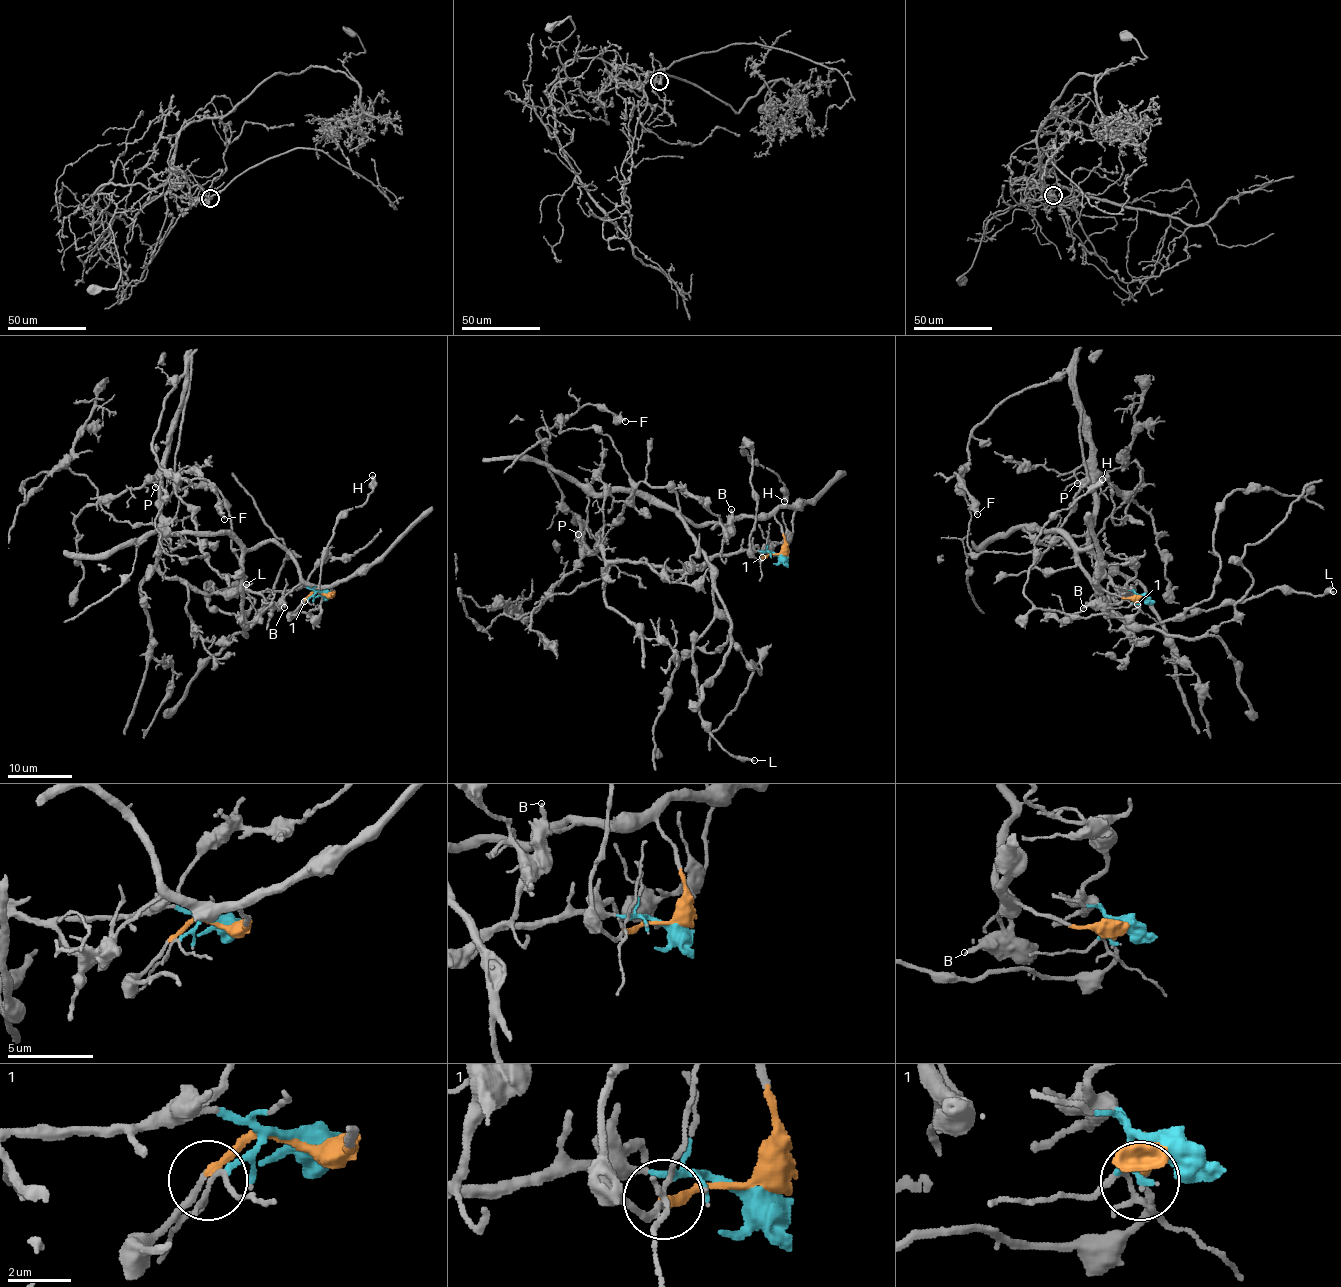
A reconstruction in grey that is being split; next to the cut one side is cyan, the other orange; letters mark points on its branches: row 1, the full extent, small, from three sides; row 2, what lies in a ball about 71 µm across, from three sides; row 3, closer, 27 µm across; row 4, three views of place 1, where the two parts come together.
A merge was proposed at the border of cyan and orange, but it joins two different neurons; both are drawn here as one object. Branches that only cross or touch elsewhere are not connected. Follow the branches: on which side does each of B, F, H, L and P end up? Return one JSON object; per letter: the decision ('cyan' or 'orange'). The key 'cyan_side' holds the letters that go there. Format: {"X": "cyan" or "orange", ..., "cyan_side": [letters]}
{"B": "cyan", "F": "cyan", "H": "orange", "L": "orange", "P": "cyan", "cyan_side": ["B", "F", "P"]}

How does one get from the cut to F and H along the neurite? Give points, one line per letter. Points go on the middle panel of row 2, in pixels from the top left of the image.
F: (780, 555), (746, 550), (665, 570), (581, 547), (538, 430), (593, 405), (625, 420)
H: (778, 555), (757, 560), (750, 549), (756, 498), (745, 442), (740, 449), (784, 485), (784, 501)

